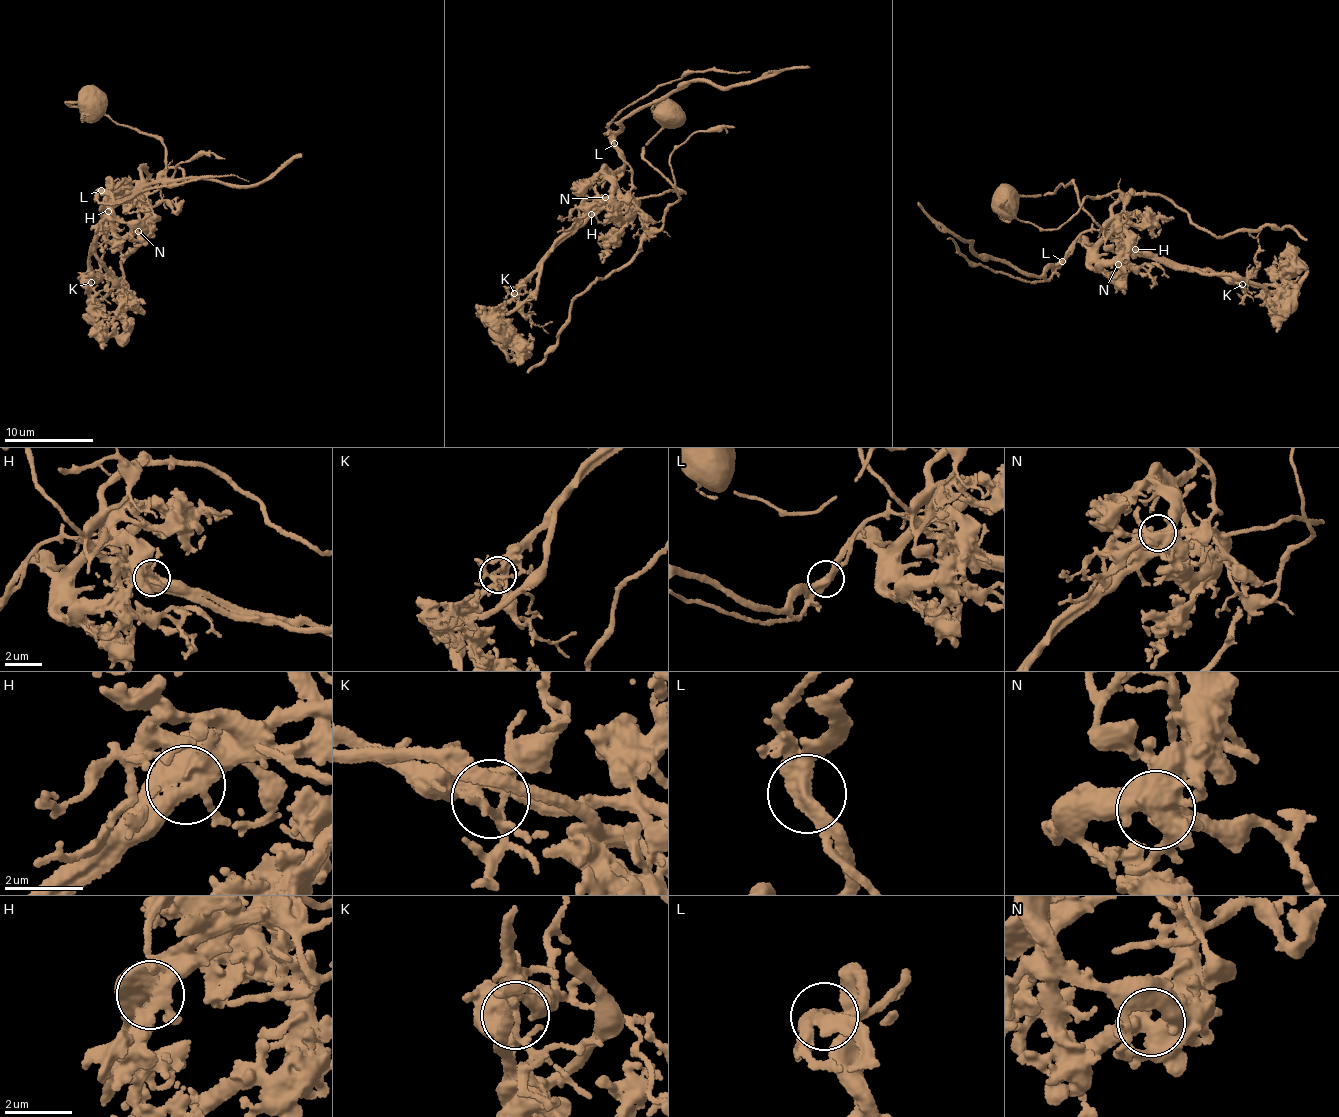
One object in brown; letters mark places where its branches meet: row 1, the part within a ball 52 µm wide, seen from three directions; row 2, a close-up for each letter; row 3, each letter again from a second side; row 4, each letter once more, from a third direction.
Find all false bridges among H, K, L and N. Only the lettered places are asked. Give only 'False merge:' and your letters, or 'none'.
False merge: H, L

